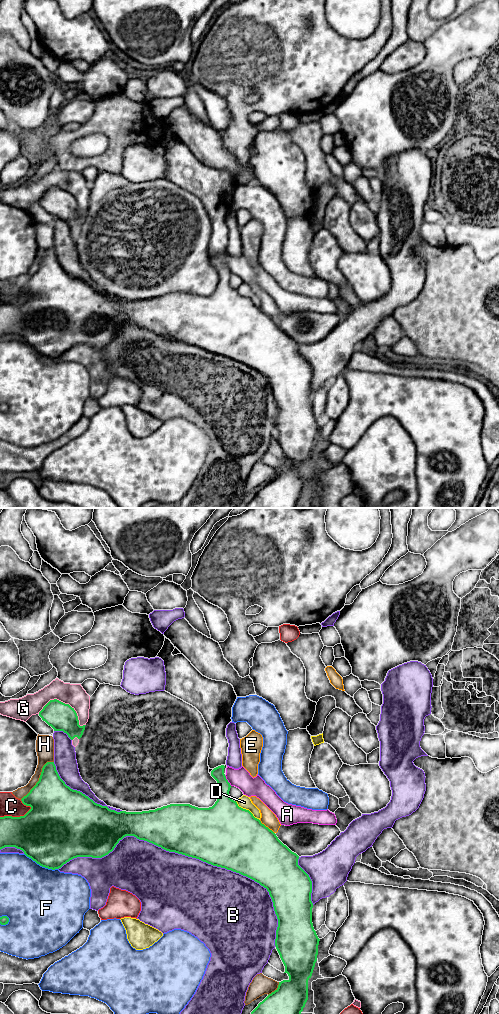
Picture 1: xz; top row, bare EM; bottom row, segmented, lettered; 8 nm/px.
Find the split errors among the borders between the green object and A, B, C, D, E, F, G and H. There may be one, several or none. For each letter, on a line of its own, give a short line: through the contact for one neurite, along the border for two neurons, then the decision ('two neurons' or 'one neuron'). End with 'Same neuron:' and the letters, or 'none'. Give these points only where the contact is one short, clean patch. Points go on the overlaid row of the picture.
A: line xz (224, 775), (231, 785); two neurons
B: two neurons
C: two neurons
D: two neurons
E: two neurons
F: two neurons
G: two neurons
H: two neurons
Same neuron: none

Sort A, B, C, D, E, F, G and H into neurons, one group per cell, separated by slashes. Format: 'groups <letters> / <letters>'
groups A D / B / C / E / F / G / H

